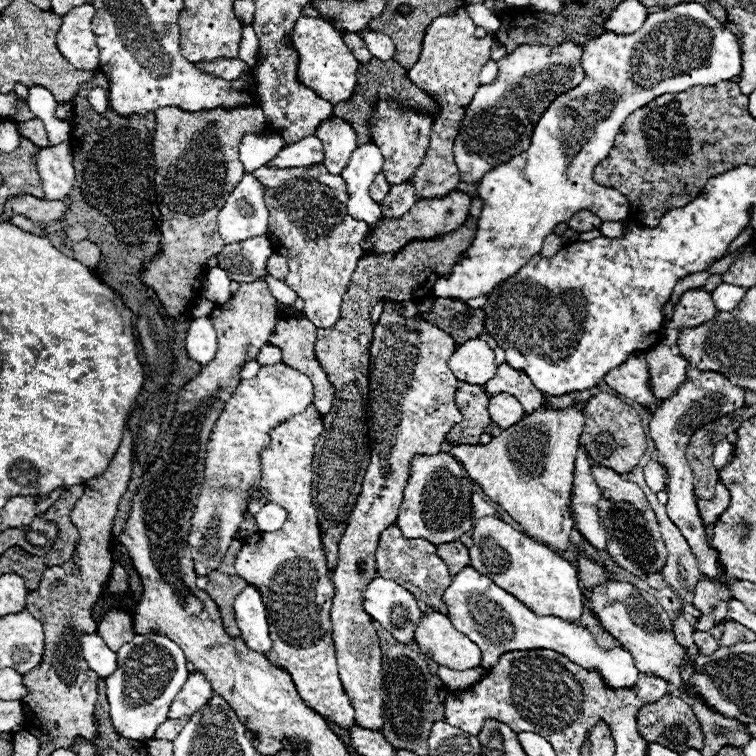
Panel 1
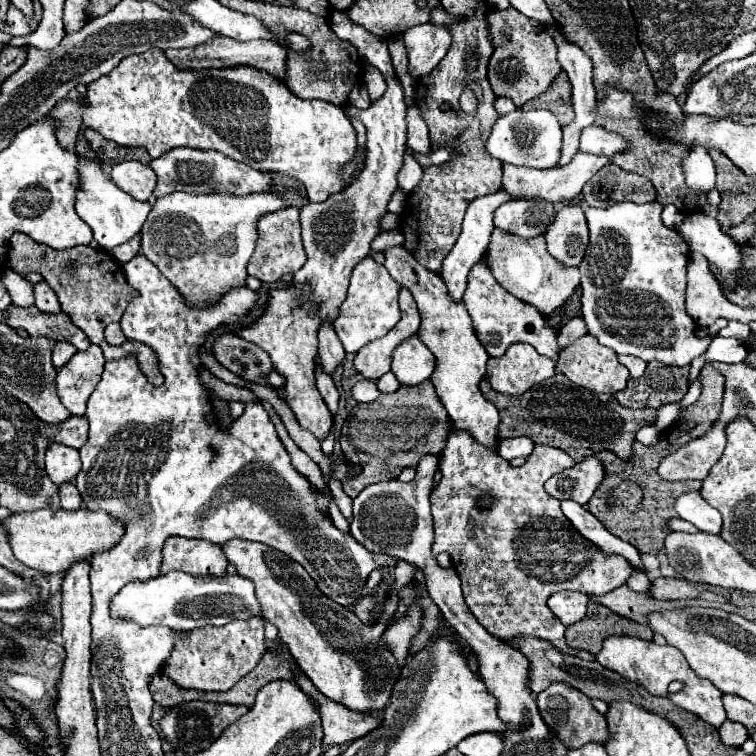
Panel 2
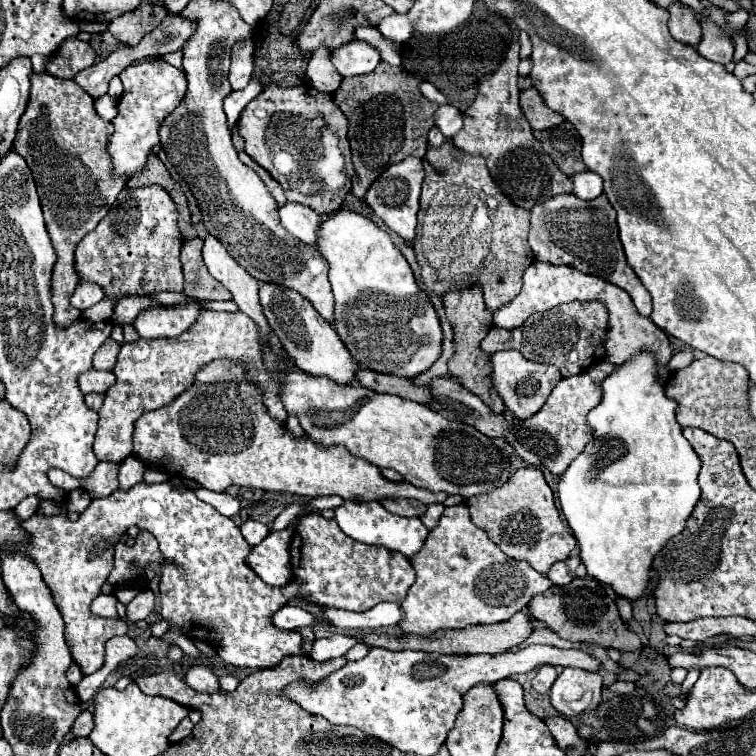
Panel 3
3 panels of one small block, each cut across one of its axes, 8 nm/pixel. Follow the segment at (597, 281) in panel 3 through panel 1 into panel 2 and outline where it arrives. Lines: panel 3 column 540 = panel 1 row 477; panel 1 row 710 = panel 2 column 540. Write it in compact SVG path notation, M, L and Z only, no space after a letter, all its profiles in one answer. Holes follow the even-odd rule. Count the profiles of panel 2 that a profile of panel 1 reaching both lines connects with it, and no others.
M480 260L468 276L468 288L464 292L464 304L466 310L474 322L474 330L478 340L484 344L486 352L490 356L502 356L506 352L506 348L514 342L526 342L530 346L534 346L534 350L538 354L544 354L548 358L556 358L560 348L556 344L558 332L552 330L550 326L546 326L544 316L540 316L534 306L528 306L524 302L520 302L518 298L514 298L512 294L508 294L492 276L492 272L488 270L488 266Z

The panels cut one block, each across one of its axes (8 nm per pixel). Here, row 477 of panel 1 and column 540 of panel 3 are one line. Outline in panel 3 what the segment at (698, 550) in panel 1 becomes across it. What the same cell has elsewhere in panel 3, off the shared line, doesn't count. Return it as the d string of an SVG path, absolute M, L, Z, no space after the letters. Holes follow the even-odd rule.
M542 666L542 668L538 668L538 672L536 672L534 680L532 680L532 686L534 686L536 692L548 694L556 678L558 678L558 672L556 672L554 666Z

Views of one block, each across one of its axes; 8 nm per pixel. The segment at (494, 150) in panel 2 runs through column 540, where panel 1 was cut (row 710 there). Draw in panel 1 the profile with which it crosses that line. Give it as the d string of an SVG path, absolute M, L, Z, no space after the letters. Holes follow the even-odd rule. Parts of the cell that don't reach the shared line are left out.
M136 634L118 650L118 670L106 678L106 696L112 724L118 734L130 740L152 740L156 728L168 718L168 708L188 678L182 648L156 634Z

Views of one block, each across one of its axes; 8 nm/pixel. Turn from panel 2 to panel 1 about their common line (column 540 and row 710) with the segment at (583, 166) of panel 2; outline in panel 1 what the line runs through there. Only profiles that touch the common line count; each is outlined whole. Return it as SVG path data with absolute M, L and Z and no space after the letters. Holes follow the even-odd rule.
M192 672L186 680L186 684L182 686L182 692L178 692L178 696L174 698L174 702L170 704L170 718L184 718L184 716L192 716L194 712L198 712L204 704L210 702L210 698L214 696L212 686L208 684L208 680L198 674Z

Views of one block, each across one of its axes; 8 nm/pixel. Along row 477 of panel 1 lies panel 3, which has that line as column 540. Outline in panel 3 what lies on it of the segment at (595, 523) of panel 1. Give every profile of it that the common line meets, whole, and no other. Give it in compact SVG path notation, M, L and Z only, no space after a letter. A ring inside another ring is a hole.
M466 504L448 506L434 530L430 530L424 546L412 556L412 568L416 570L416 582L410 586L402 600L402 620L398 622L404 634L432 634L440 628L466 628L470 624L492 624L504 622L512 614L524 610L532 596L548 590L552 582L538 574L528 562L520 562L502 554L502 550L488 540L486 532L474 526Z

